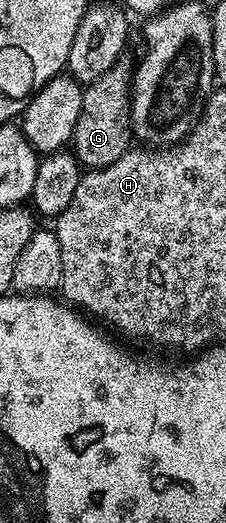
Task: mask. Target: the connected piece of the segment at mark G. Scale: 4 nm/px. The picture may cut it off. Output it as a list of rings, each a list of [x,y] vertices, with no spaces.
[[[118,61],[114,67],[107,69],[107,73],[103,73],[103,77],[84,88],[83,109],[79,109],[79,121],[75,121],[75,133],[71,140],[71,150],[82,168],[106,167],[111,165],[111,161],[119,161],[119,157],[130,150],[131,131],[126,126],[129,123],[130,94],[131,67],[125,61]]]

